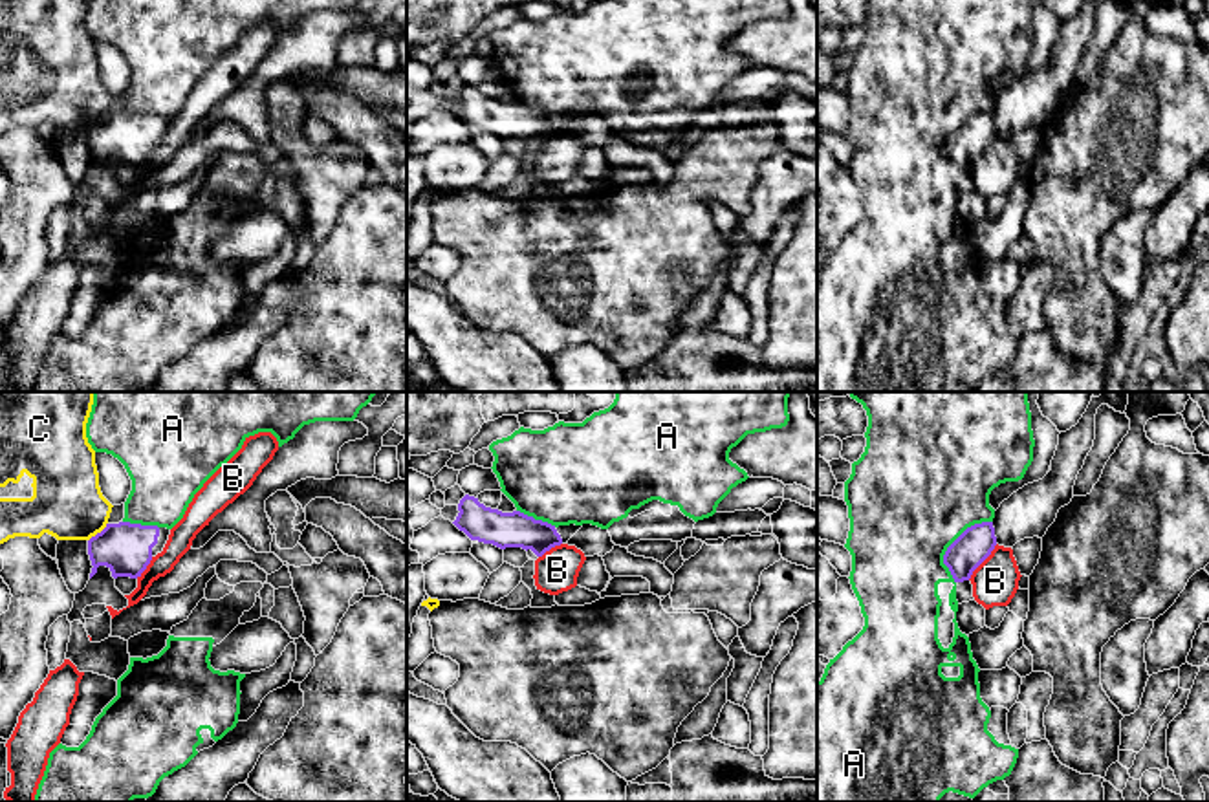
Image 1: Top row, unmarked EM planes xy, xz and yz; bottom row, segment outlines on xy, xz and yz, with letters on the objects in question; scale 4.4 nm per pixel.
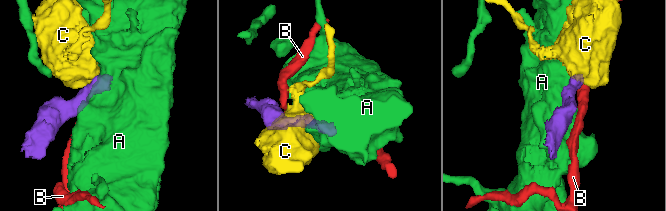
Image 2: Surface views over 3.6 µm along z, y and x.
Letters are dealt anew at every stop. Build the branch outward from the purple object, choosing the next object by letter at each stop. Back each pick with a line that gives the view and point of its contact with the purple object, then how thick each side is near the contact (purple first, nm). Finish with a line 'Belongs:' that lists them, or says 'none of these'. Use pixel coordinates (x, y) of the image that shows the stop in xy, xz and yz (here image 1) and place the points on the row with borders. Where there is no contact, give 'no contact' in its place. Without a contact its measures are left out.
Belongs: none of these

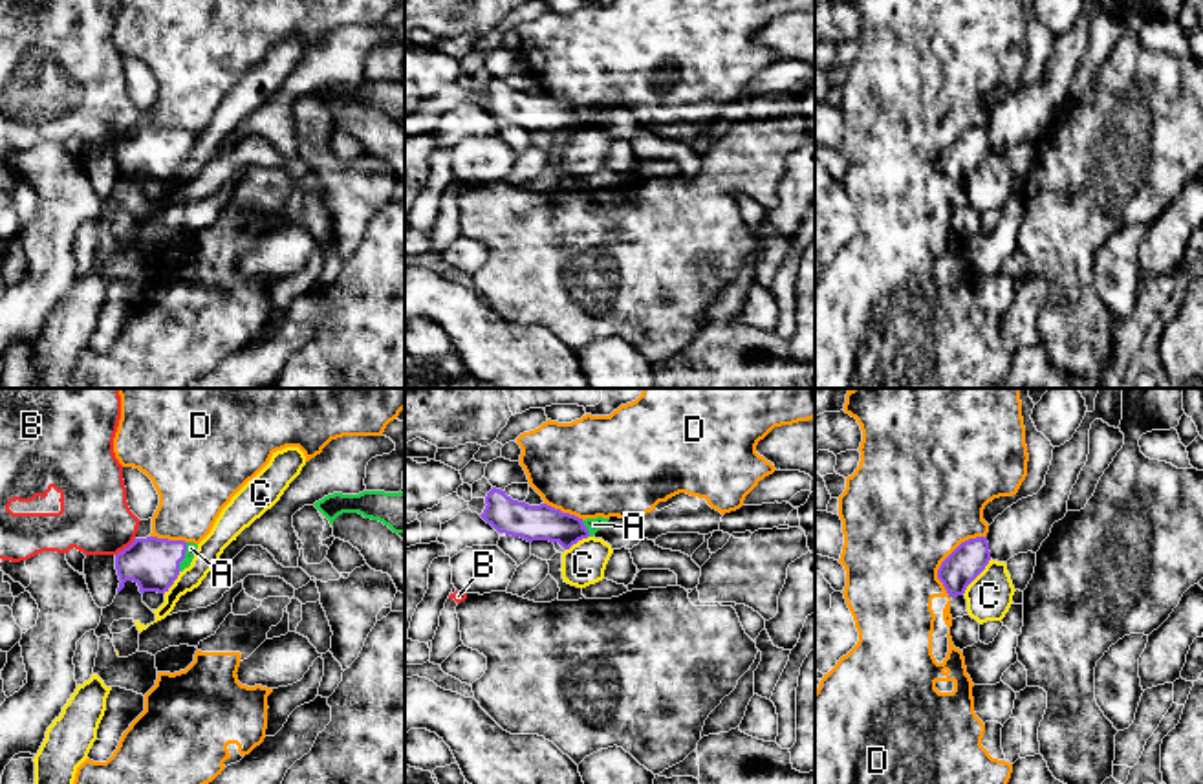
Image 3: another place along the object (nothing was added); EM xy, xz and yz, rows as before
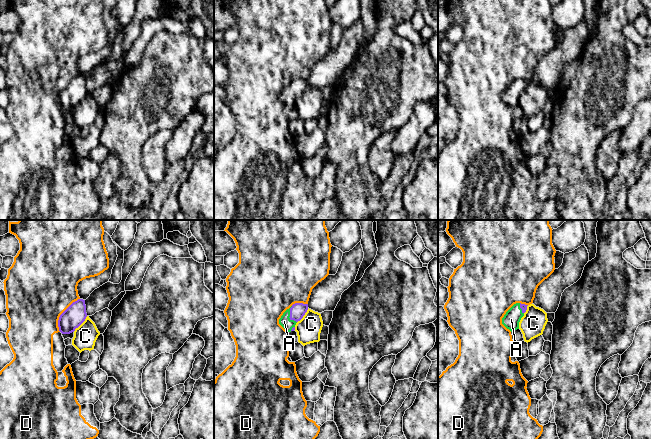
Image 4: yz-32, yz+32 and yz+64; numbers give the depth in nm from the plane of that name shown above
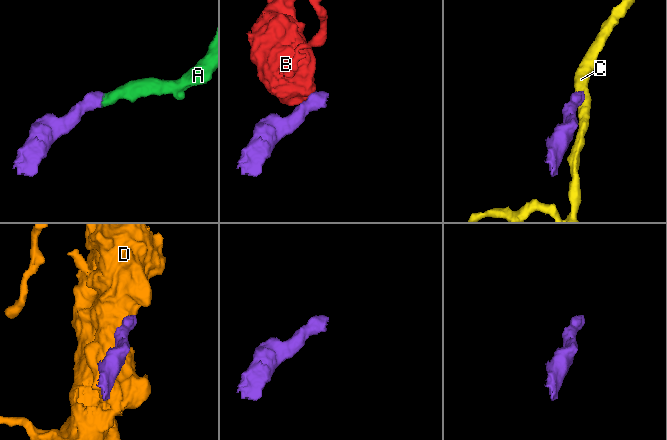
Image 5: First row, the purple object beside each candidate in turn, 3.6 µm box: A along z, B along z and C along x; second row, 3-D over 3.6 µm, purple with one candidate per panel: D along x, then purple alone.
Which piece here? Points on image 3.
A: xy (184, 557) | 220/50 nm
Belongs: A

